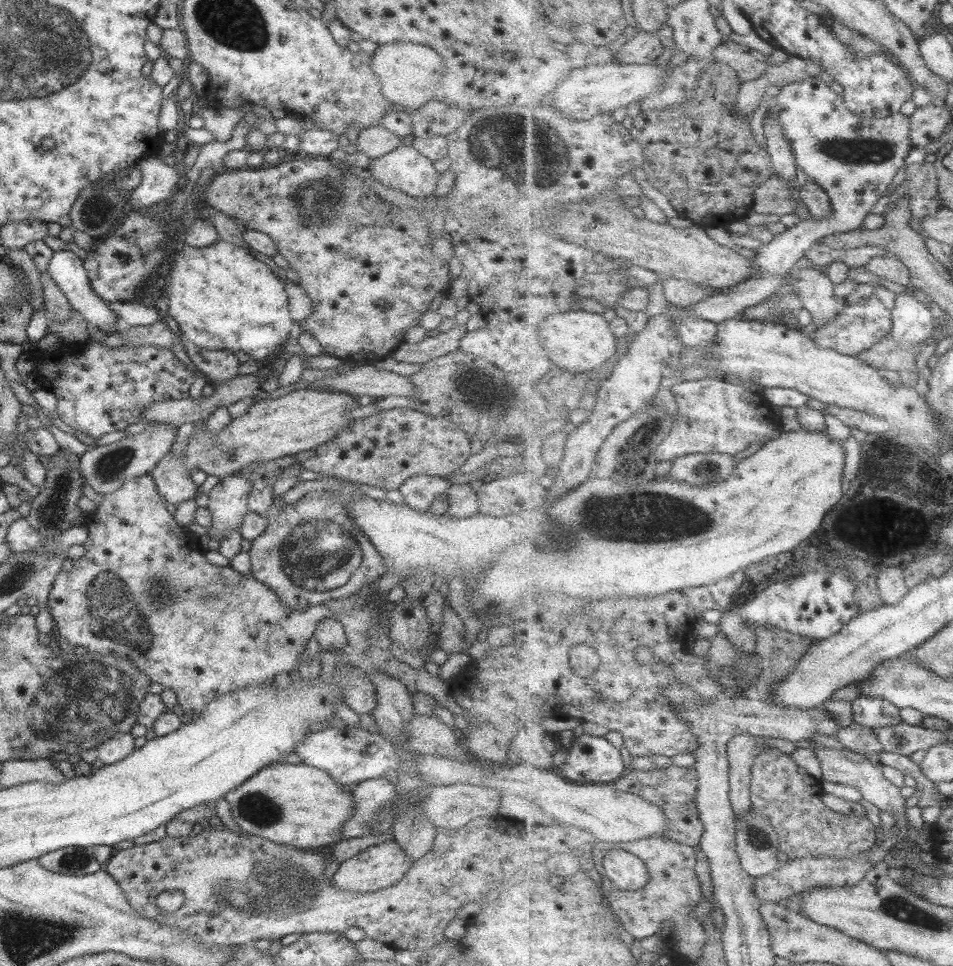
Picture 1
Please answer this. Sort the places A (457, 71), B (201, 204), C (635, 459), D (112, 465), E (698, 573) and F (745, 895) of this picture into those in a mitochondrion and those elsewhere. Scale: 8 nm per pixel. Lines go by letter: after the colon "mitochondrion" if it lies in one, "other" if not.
A: other
B: other
C: mitochondrion
D: mitochondrion
E: other
F: other

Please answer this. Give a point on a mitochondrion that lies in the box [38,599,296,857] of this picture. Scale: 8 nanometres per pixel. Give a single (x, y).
(261, 809)

